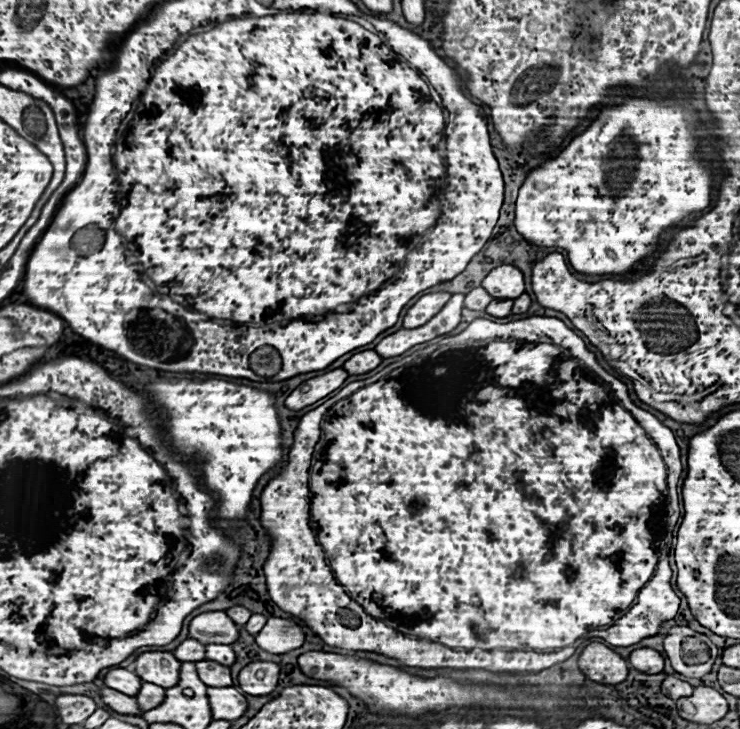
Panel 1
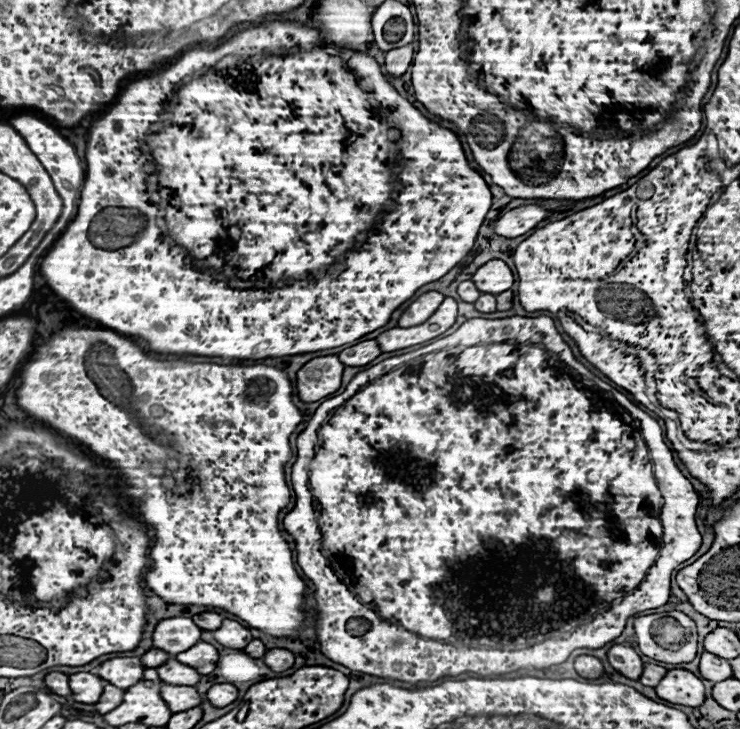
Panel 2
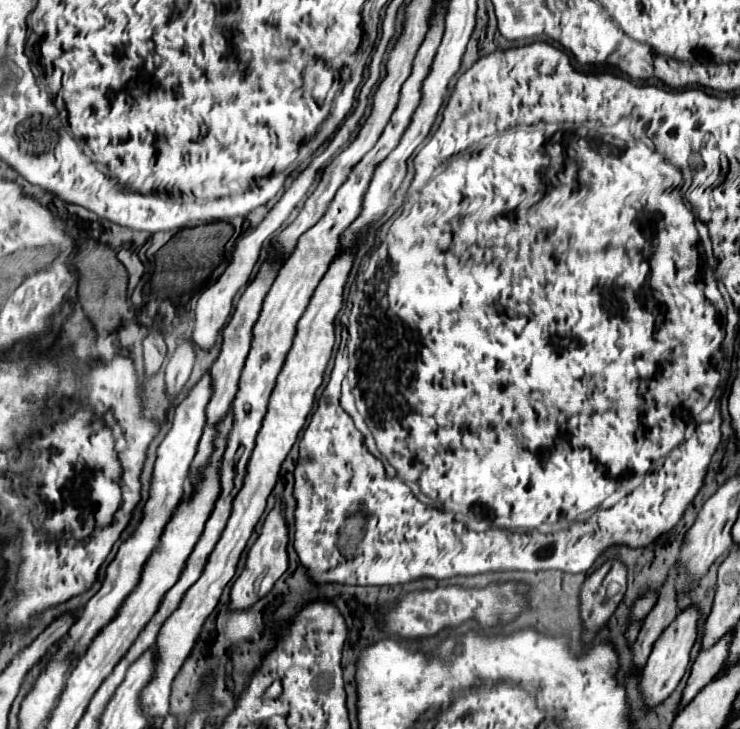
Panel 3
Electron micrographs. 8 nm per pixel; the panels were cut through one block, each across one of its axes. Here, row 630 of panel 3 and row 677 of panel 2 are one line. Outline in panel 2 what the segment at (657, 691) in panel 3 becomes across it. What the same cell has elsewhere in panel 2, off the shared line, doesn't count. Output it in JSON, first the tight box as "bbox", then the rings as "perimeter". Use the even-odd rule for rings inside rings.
{"bbox":[656,670,704,708],"perimeter":[[[670,670],[658,682],[656,694],[668,702],[696,708],[704,702],[704,684],[688,670]]]}

